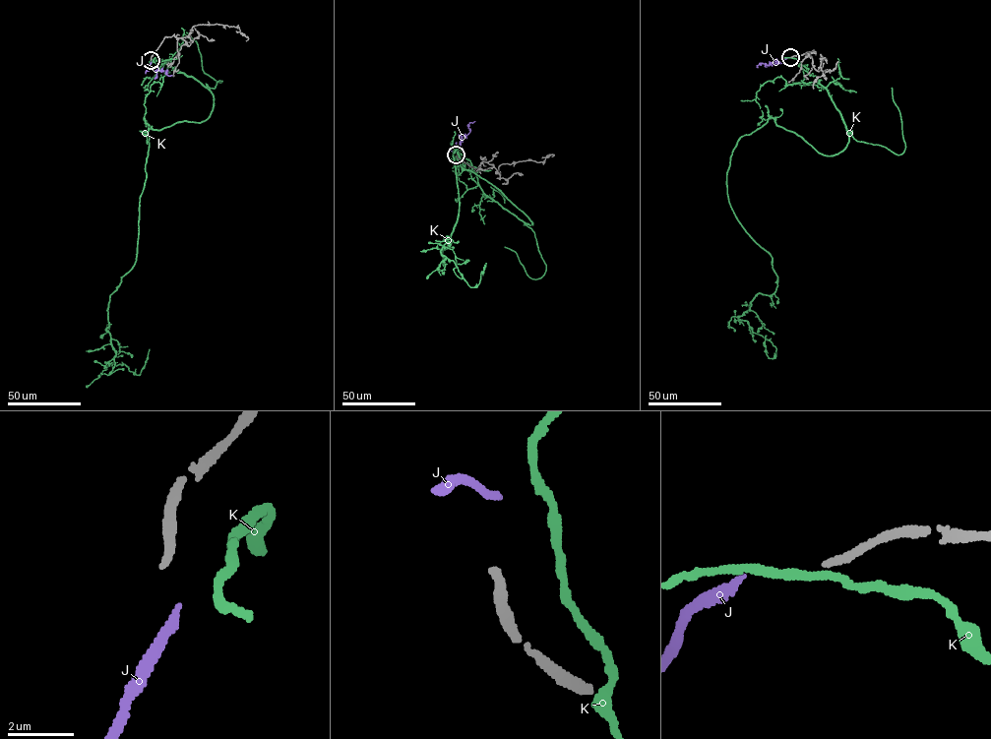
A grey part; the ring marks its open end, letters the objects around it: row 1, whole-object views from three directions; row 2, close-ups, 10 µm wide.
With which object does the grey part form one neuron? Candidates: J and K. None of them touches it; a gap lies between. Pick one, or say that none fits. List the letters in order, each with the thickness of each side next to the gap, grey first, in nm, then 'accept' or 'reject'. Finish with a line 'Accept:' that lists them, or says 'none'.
J: 240 nm thick on the grey side, 220 nm on the other; reject
K: 240 nm thick on the grey side, 240 nm on the other; reject
Accept: none

